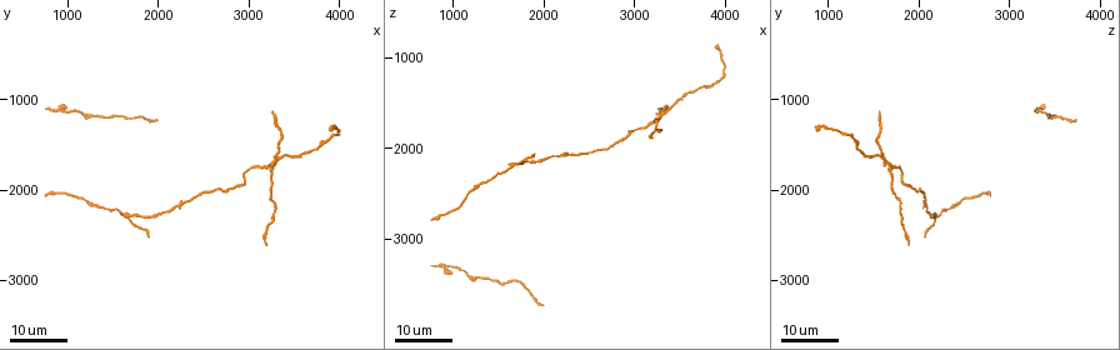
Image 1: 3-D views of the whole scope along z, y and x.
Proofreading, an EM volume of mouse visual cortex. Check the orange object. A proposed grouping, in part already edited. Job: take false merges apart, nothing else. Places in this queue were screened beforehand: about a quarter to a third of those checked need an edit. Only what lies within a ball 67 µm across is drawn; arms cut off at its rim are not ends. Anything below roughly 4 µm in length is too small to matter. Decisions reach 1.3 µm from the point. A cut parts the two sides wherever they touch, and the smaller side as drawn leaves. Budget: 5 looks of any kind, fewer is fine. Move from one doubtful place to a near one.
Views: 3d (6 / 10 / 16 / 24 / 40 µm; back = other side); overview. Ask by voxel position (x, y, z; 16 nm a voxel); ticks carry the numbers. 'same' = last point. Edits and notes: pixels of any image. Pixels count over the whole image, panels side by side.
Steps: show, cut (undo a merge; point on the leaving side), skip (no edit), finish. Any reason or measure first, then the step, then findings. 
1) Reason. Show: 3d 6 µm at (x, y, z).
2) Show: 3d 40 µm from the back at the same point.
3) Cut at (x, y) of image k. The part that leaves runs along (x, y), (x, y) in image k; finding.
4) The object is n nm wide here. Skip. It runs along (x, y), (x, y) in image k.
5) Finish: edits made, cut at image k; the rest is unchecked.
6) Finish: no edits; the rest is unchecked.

Side arm on a straight run. Show: 3d 24 µm at (1650, 2300, 2200).

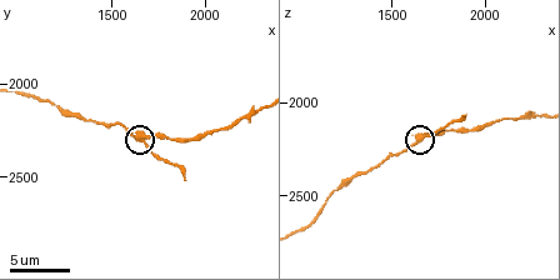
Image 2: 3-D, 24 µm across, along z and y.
Show: 3d 6 µm at (1640, 2280, 2180).

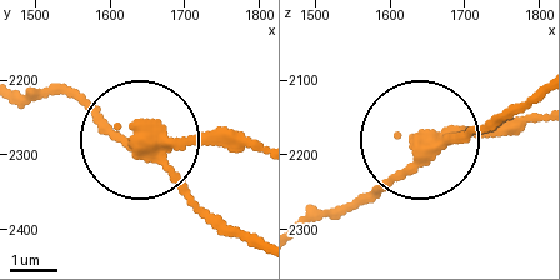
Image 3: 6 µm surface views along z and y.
The side arm is 57 µm long. Cut at (99, 114) of image 3. The part that leaves runs along (144, 135), (49, 88), (24, 95) in image 3; two neurons meet here.

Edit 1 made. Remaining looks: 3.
Show: overview.

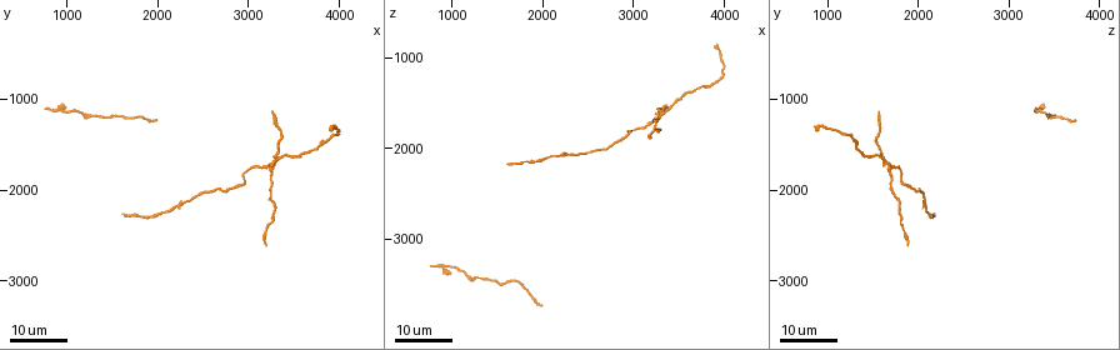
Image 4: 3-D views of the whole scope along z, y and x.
Calibre changes. Show: 3d 16 µm at (2150, 2200, 2100).

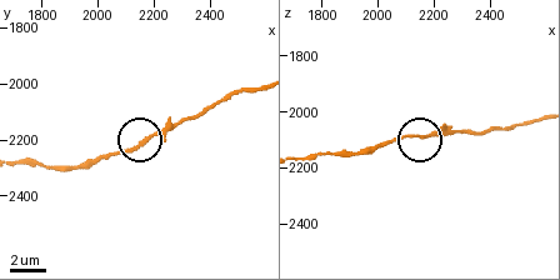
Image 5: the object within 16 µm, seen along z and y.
Show: 3d 10 µm at (2170, 2200, 2090).

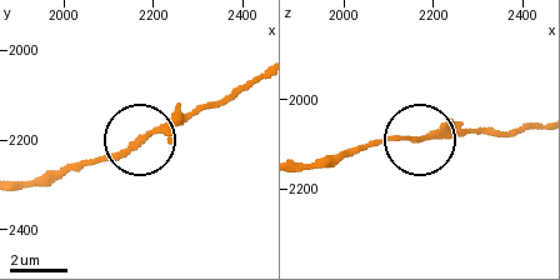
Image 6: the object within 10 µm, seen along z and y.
Skip. Continuous, no second neuron.

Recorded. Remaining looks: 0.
Finish: edits made, cut at image 3; the rest is unchecked.

